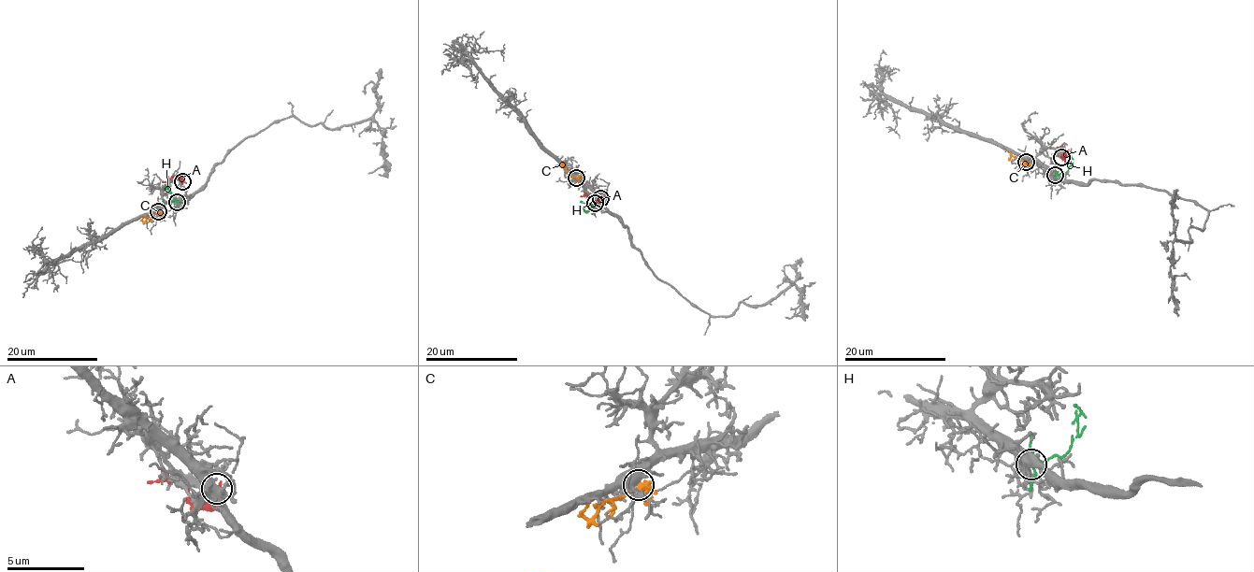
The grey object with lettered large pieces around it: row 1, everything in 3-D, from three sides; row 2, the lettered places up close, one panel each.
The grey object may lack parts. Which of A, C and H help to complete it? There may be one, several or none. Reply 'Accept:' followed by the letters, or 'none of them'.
Accept: H

